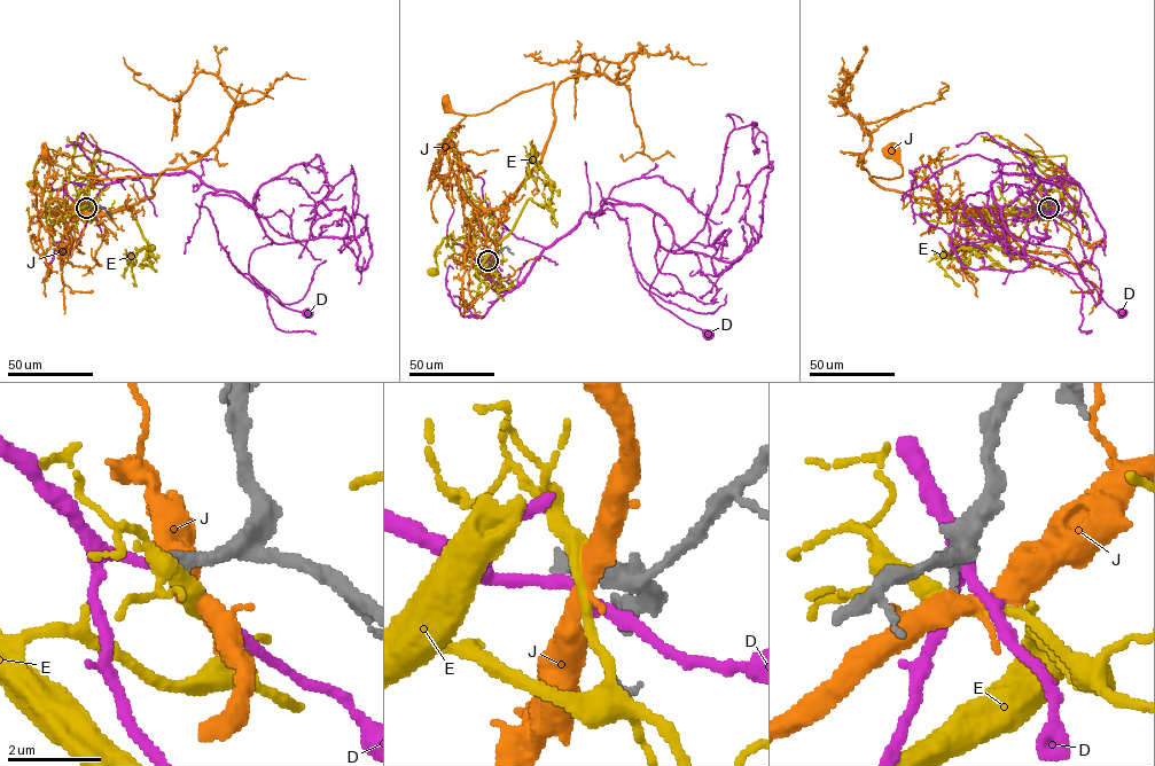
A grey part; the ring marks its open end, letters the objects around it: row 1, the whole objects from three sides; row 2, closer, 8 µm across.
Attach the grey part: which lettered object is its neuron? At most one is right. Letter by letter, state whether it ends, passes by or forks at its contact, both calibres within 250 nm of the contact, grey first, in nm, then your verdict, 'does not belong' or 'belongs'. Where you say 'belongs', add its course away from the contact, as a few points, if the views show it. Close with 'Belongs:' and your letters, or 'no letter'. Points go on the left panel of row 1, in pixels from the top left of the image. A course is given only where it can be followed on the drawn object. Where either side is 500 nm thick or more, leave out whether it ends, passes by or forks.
D: it passes by; calibres 360 and 220 nm; does not belong
E: it passes by; calibres 240 and 320 nm; does not belong
J: it forks; calibres 240 and 360 nm; does not belong
Belongs: no letter

